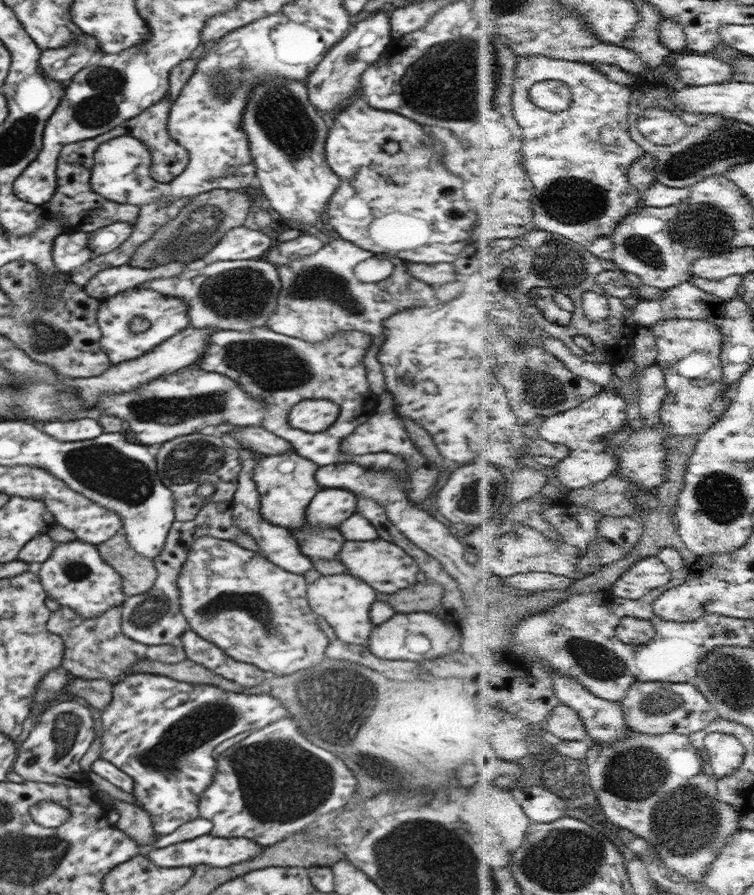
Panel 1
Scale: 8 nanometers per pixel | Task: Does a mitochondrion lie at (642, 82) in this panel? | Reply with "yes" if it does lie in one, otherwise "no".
no

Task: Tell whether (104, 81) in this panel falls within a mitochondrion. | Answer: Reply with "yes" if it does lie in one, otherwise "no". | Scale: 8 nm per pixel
yes

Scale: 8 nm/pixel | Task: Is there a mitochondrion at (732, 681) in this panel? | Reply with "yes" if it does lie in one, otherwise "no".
yes

